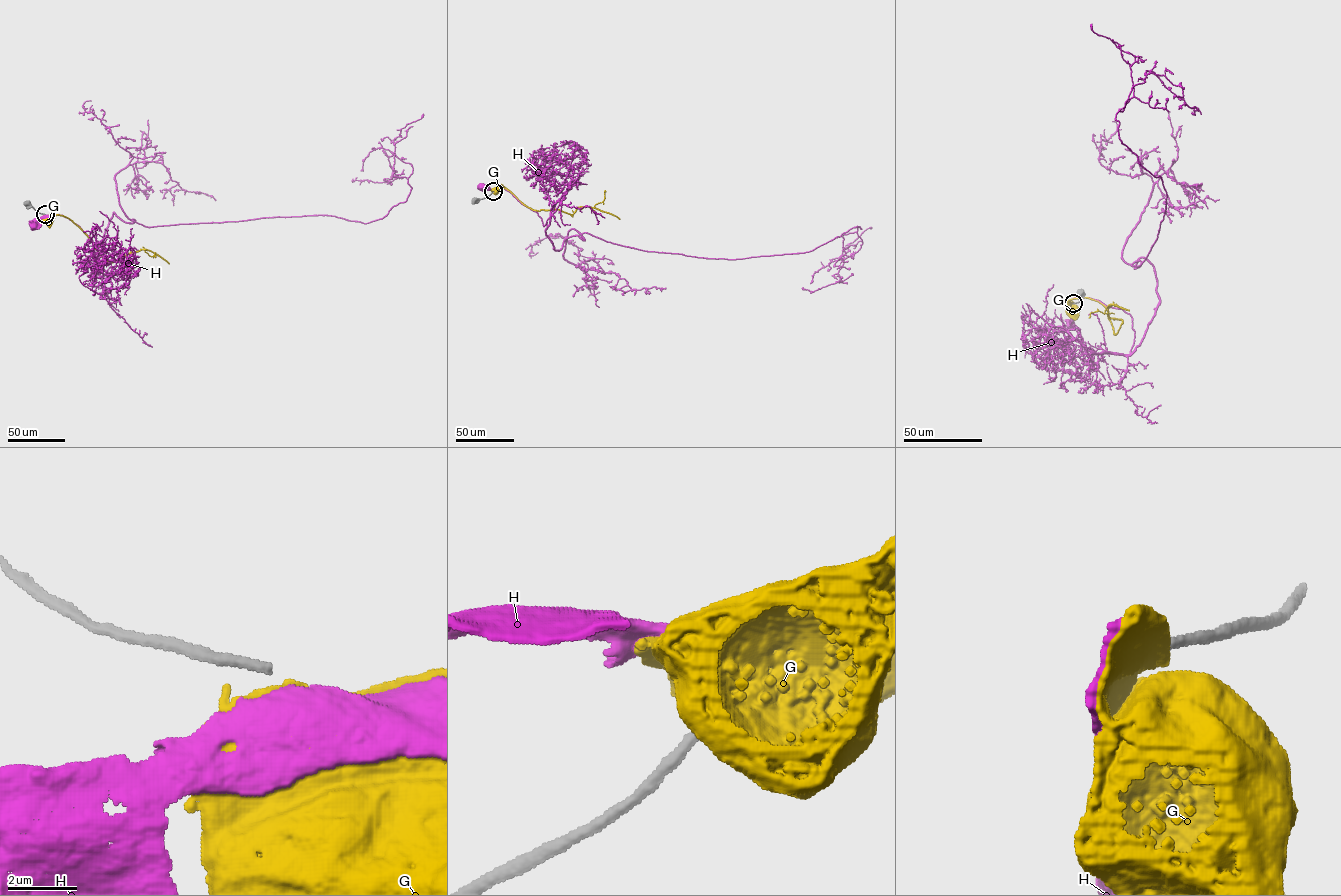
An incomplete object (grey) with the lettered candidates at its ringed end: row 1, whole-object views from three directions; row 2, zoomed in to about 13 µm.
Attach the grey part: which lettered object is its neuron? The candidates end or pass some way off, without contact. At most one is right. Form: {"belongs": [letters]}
{"belongs": []}

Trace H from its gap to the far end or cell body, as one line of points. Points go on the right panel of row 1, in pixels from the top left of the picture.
H: (1071, 304), (1070, 324)

